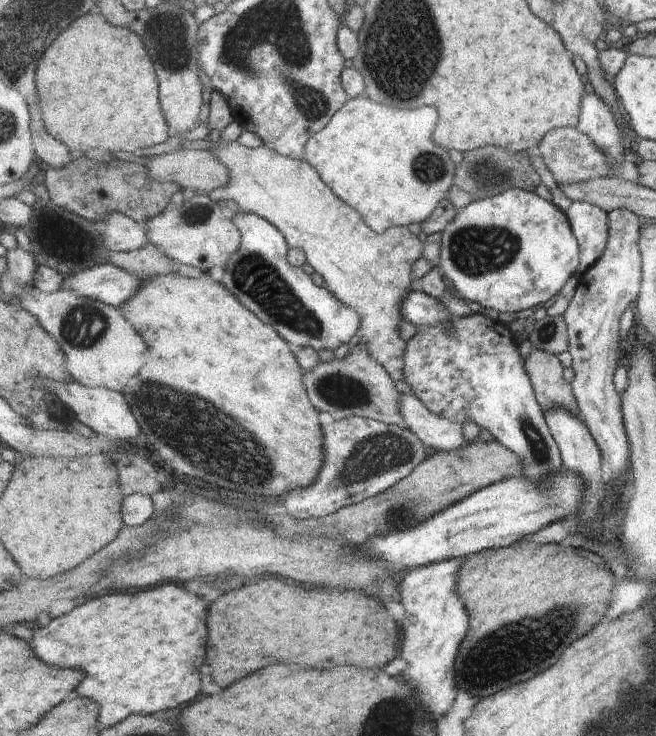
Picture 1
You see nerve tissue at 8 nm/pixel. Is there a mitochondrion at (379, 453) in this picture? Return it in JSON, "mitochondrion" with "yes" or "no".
{"mitochondrion":"yes"}

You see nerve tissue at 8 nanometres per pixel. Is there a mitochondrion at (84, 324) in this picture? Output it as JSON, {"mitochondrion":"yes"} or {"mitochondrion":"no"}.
{"mitochondrion":"yes"}

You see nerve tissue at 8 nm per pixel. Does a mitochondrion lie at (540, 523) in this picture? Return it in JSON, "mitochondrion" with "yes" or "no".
{"mitochondrion":"no"}

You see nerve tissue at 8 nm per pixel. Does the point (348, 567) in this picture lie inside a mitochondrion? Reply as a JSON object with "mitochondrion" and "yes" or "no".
{"mitochondrion":"no"}

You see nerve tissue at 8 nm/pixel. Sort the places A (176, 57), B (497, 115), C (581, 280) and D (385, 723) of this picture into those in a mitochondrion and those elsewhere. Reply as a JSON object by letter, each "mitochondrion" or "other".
{"A":"mitochondrion","B":"other","C":"other","D":"mitochondrion"}

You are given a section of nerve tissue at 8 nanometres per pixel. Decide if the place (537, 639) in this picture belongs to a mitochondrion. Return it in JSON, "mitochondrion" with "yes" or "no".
{"mitochondrion":"yes"}

